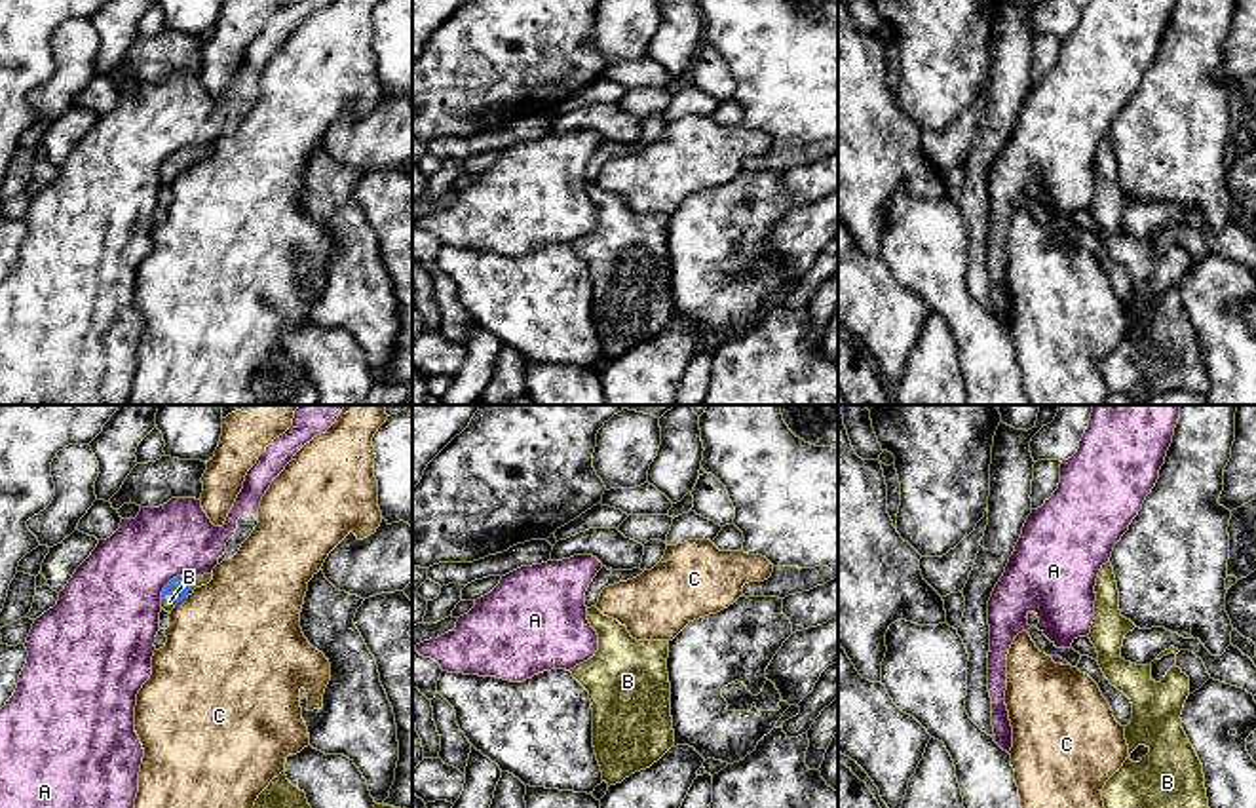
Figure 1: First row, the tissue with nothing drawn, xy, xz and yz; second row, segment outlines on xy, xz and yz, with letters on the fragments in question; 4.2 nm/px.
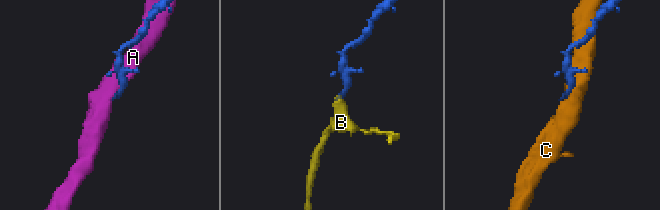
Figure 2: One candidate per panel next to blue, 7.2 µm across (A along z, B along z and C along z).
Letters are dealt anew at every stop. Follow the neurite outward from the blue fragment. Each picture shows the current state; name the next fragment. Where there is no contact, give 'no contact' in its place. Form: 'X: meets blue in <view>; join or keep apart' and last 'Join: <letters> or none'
A: meets blue in xy; keep apart
B: meets blue in xy; join
C: meets blue in xy; keep apart
Join: B

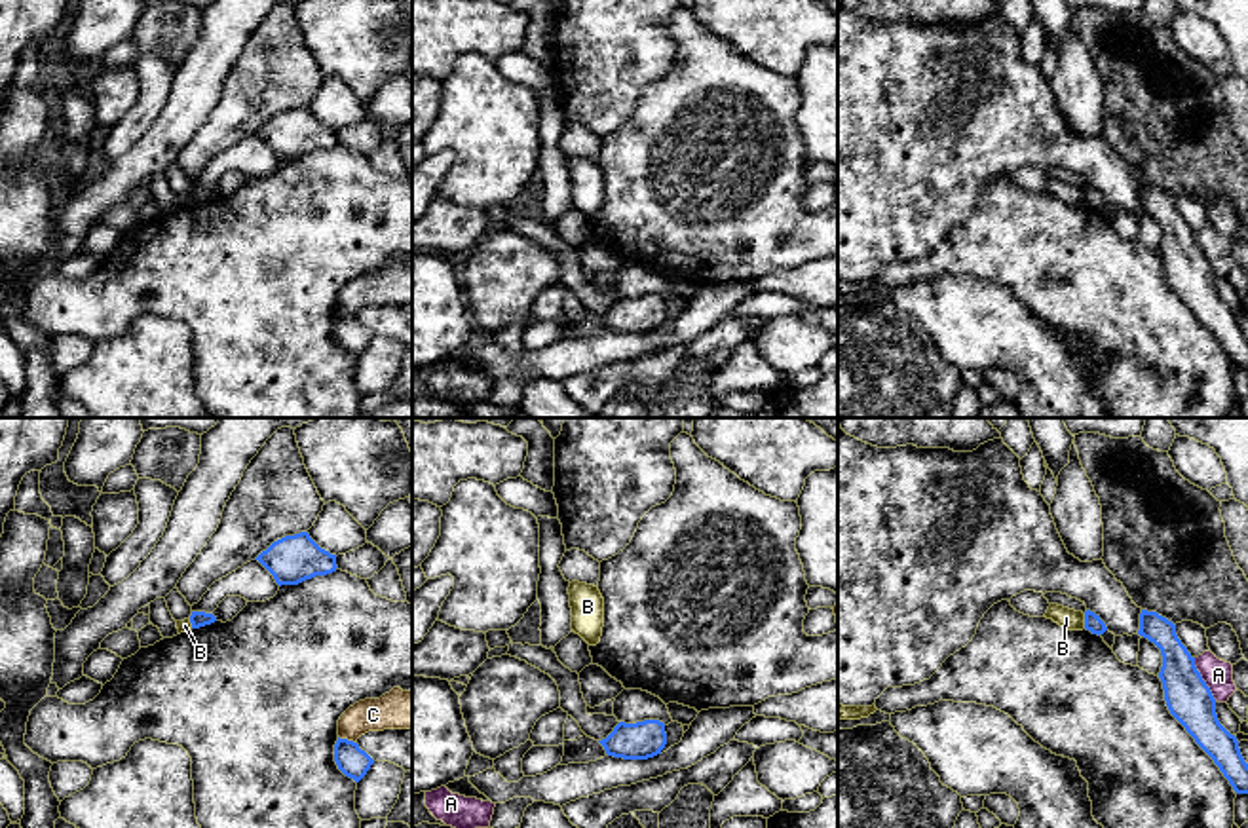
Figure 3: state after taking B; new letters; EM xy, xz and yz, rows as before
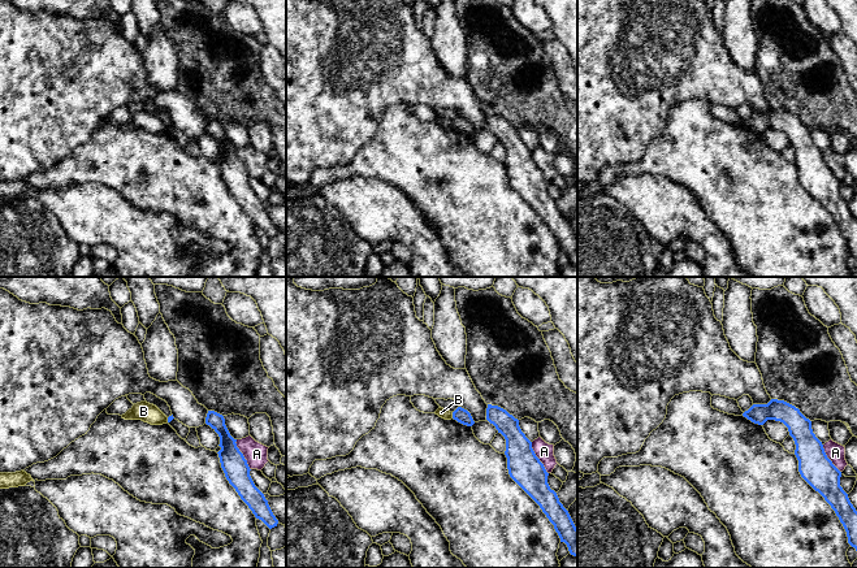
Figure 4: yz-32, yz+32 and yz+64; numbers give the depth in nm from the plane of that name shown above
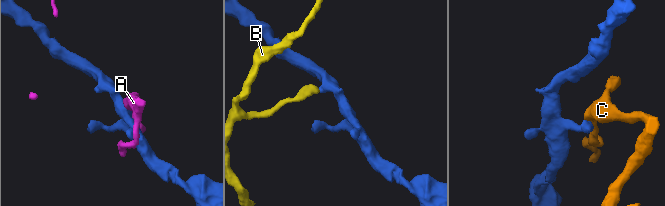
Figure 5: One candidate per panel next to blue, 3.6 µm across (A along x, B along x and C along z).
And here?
A: meets blue in yz; keep apart
B: meets blue in yz; keep apart
C: meets blue in xy; keep apart
Join: none

